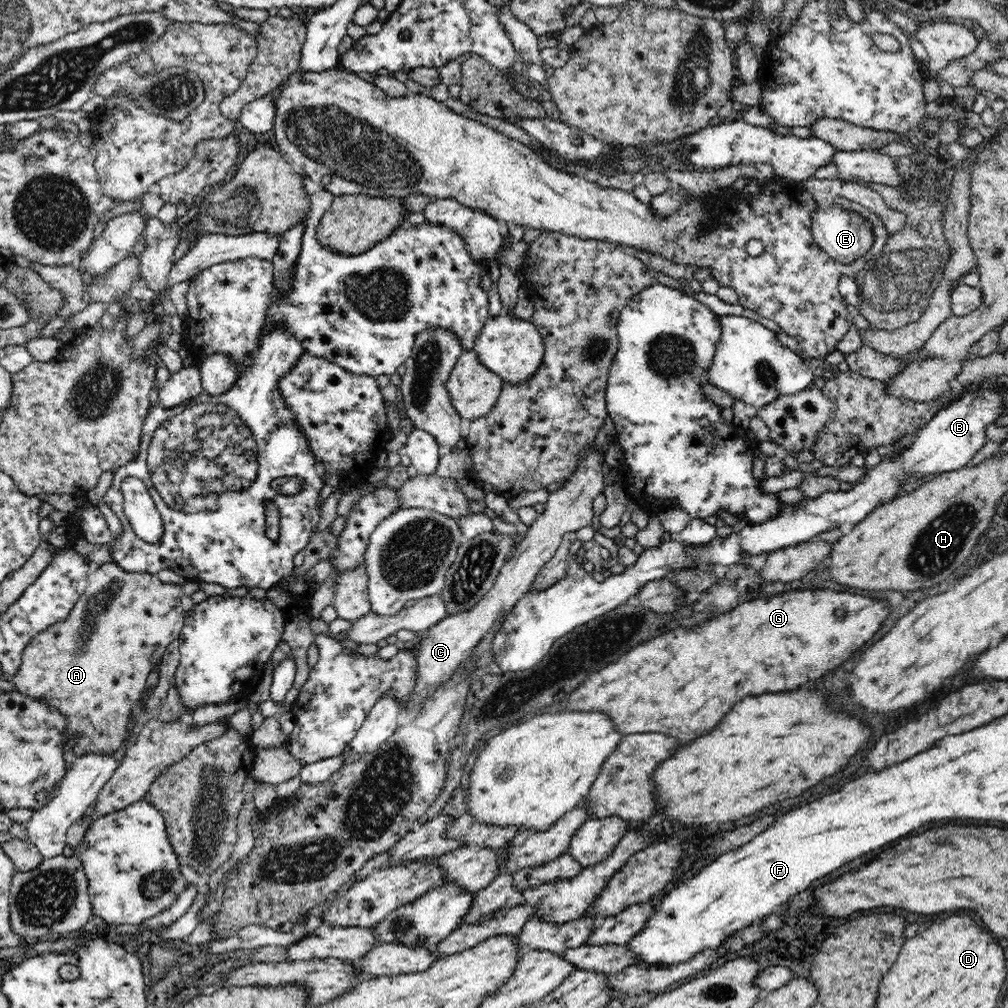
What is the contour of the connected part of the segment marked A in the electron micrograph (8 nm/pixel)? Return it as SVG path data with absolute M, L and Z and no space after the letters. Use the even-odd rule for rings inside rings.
M112 560L92 569L88 584L68 620L48 627L46 632L38 634L26 646L22 666L10 680L14 683L14 690L47 700L52 708L67 718L65 730L70 736L67 744L74 739L78 741L74 748L76 757L89 751L114 753L125 739L128 718L140 694L147 688L147 678L162 659L168 645L180 637L186 619L180 602L183 596L182 585L164 583L150 573L126 572Z

